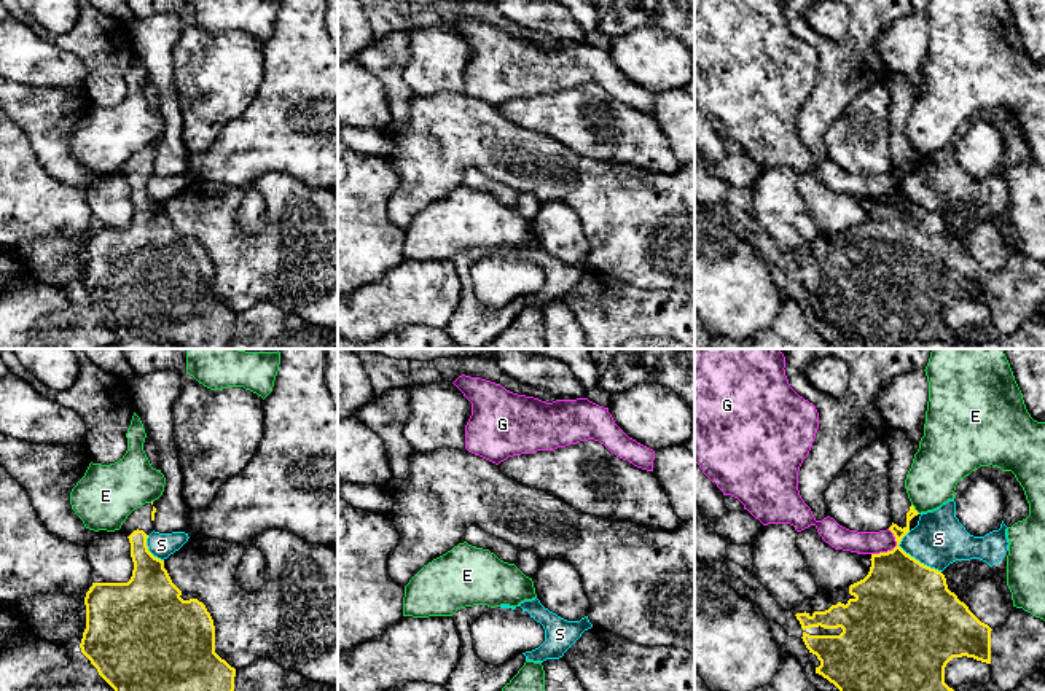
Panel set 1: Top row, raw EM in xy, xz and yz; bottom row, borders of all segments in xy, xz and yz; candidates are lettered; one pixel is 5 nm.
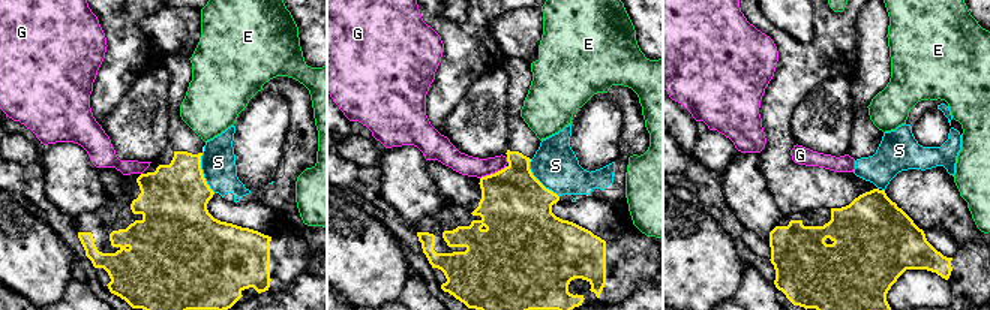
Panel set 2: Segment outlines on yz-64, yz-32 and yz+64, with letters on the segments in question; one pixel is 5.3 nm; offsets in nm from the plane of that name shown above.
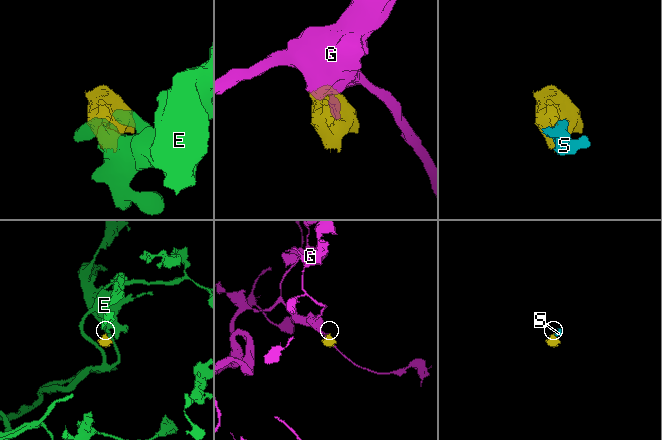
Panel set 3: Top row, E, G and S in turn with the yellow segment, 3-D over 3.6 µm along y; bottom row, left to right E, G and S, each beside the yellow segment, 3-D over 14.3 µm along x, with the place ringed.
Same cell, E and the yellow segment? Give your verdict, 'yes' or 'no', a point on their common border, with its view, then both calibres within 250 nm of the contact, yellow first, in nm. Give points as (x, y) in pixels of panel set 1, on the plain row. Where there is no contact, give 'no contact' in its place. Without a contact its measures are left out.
no; contact yz (913, 152); calibres 80 and 260 nm

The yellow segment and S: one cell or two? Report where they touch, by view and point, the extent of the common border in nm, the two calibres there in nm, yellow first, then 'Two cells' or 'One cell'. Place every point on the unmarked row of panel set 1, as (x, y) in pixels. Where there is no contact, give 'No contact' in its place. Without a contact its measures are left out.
Touches yellow at yz (913, 201). Shared border 280 nm. Thickness 480 nm (yellow) against 260 nm. Two cells

